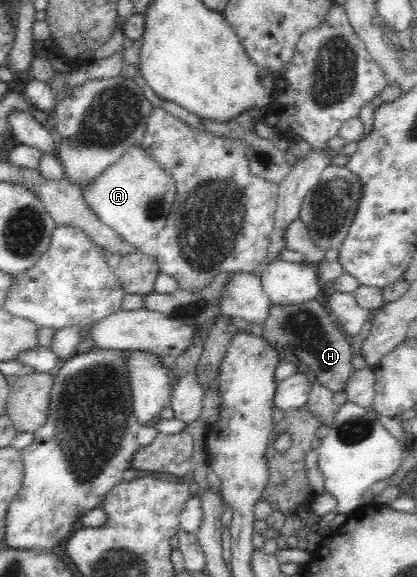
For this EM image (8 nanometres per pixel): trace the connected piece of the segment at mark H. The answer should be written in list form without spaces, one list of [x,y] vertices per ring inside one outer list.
[[[316,299],[291,303],[289,305],[269,303],[269,315],[261,323],[261,338],[275,346],[275,349],[289,349],[297,353],[303,365],[309,368],[312,380],[331,391],[342,391],[347,385],[354,367],[351,364],[350,337],[325,309],[324,302]]]

